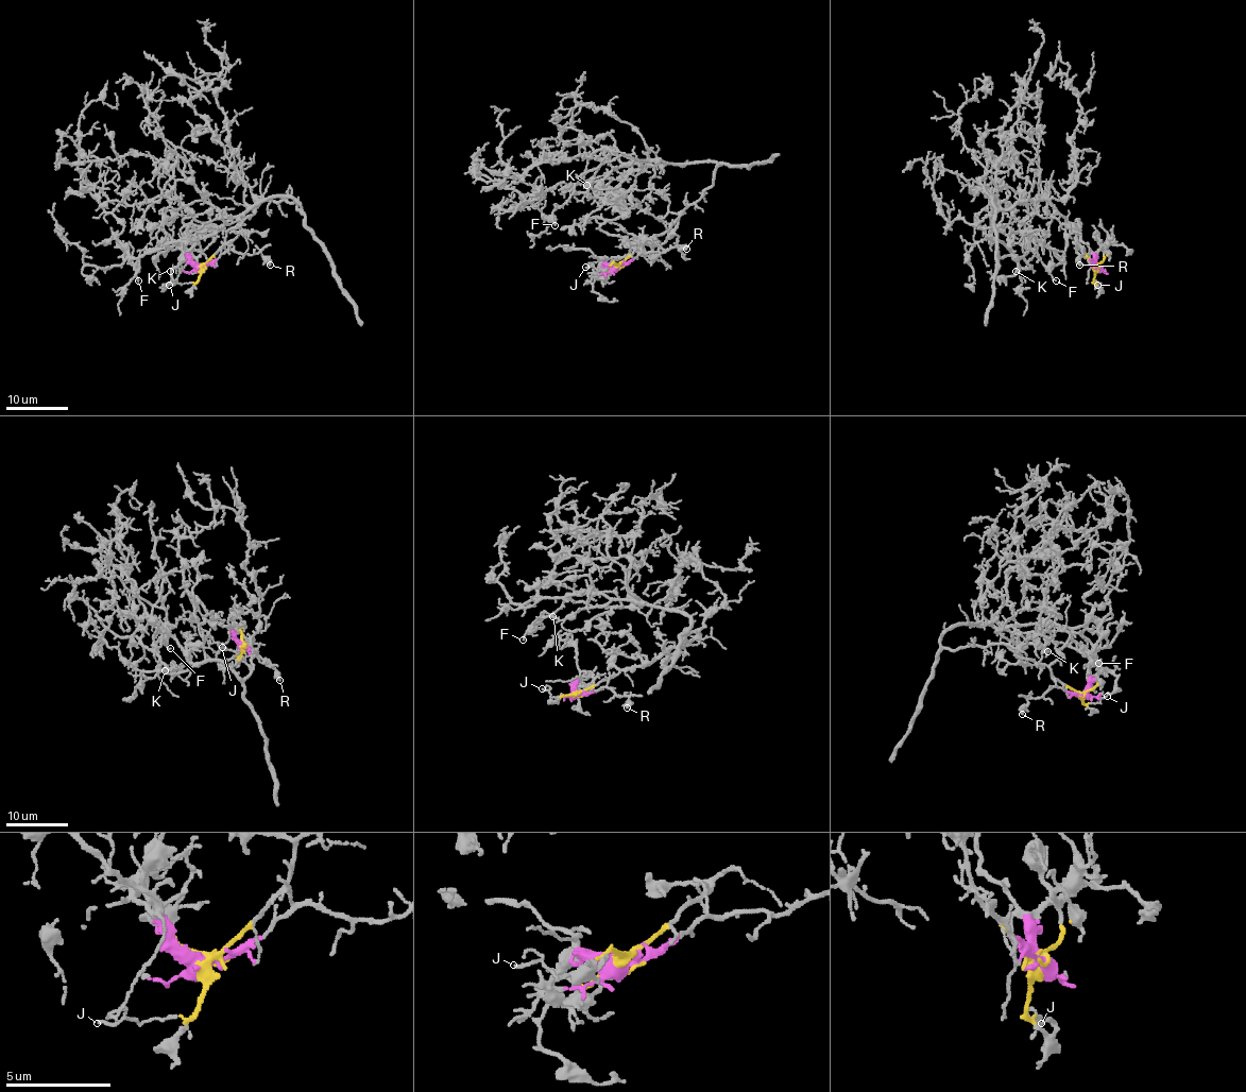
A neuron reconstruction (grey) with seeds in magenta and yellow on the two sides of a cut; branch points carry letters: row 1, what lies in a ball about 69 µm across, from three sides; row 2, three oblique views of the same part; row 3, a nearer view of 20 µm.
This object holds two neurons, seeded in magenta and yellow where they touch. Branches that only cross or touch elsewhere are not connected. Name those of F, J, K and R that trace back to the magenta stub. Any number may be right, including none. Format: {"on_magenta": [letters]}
{"on_magenta": ["R"]}

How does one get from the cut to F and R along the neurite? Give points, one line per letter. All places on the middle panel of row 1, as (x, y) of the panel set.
F: (617, 266), (666, 232), (713, 184), (713, 161), (624, 155), (603, 161), (552, 212), (553, 224)
R: (617, 266), (628, 265), (645, 252), (686, 249)

